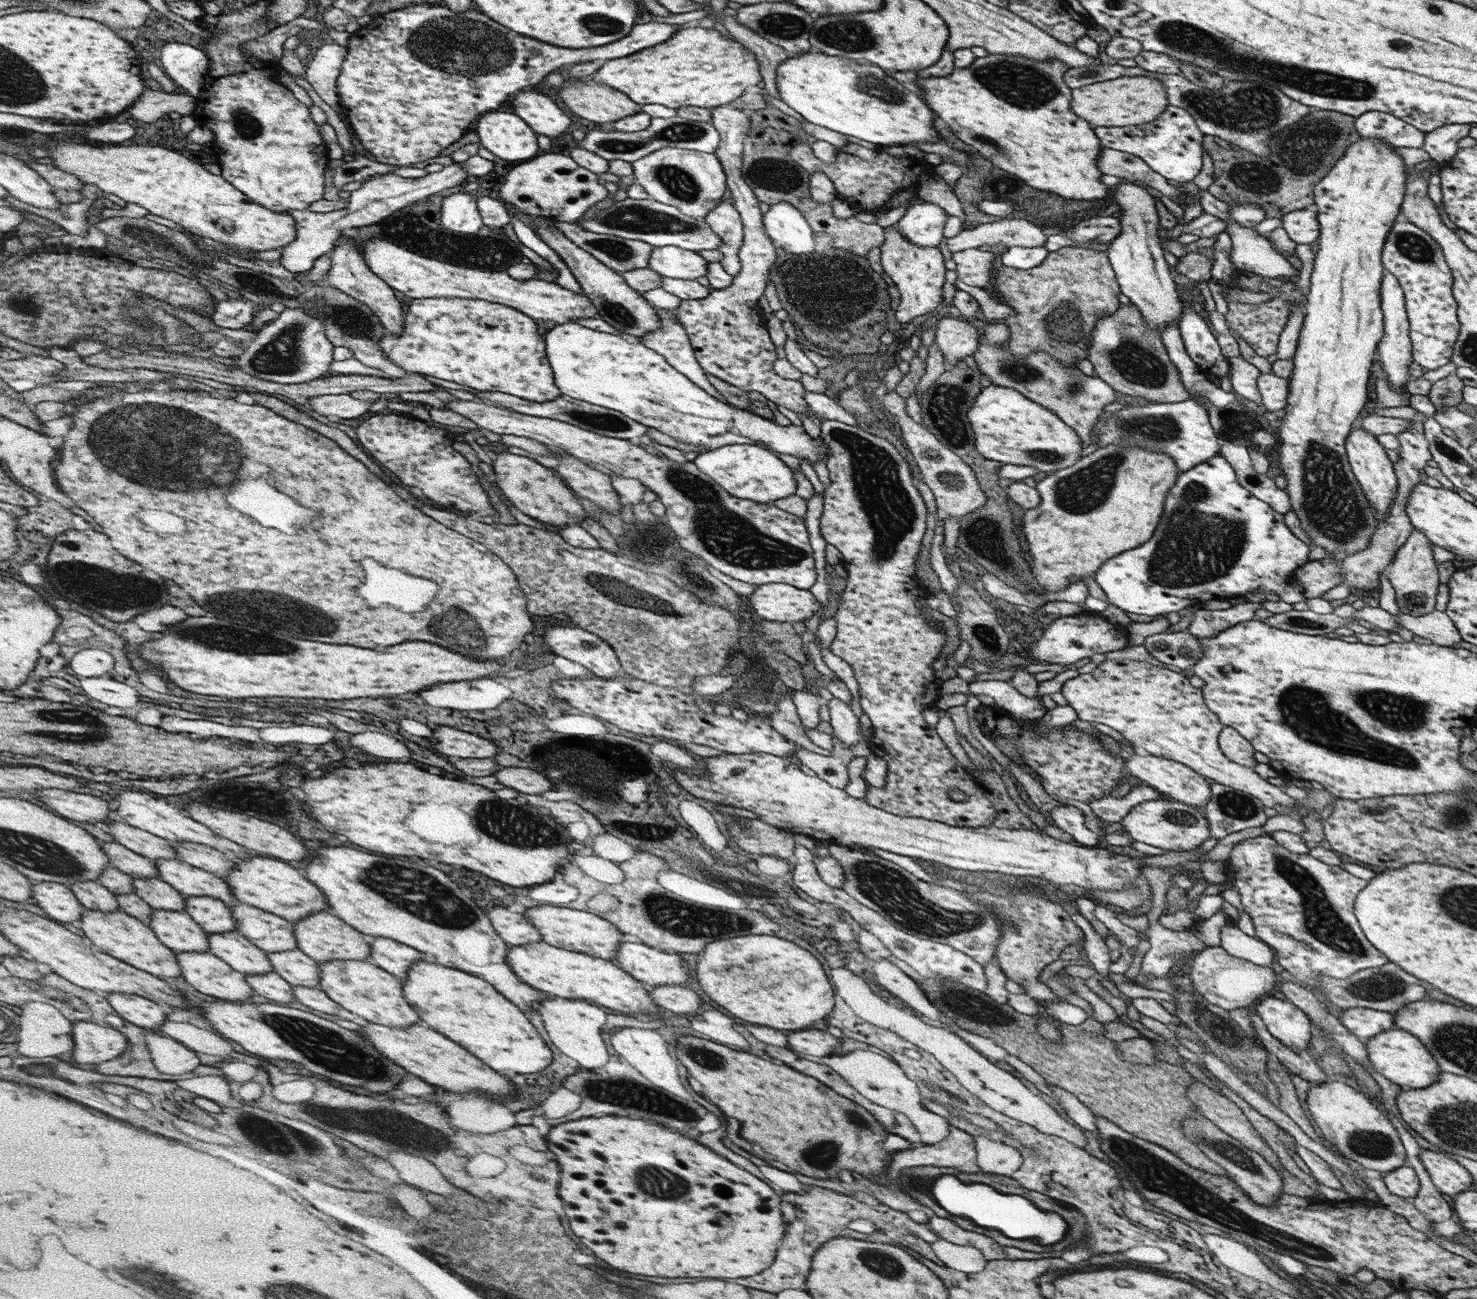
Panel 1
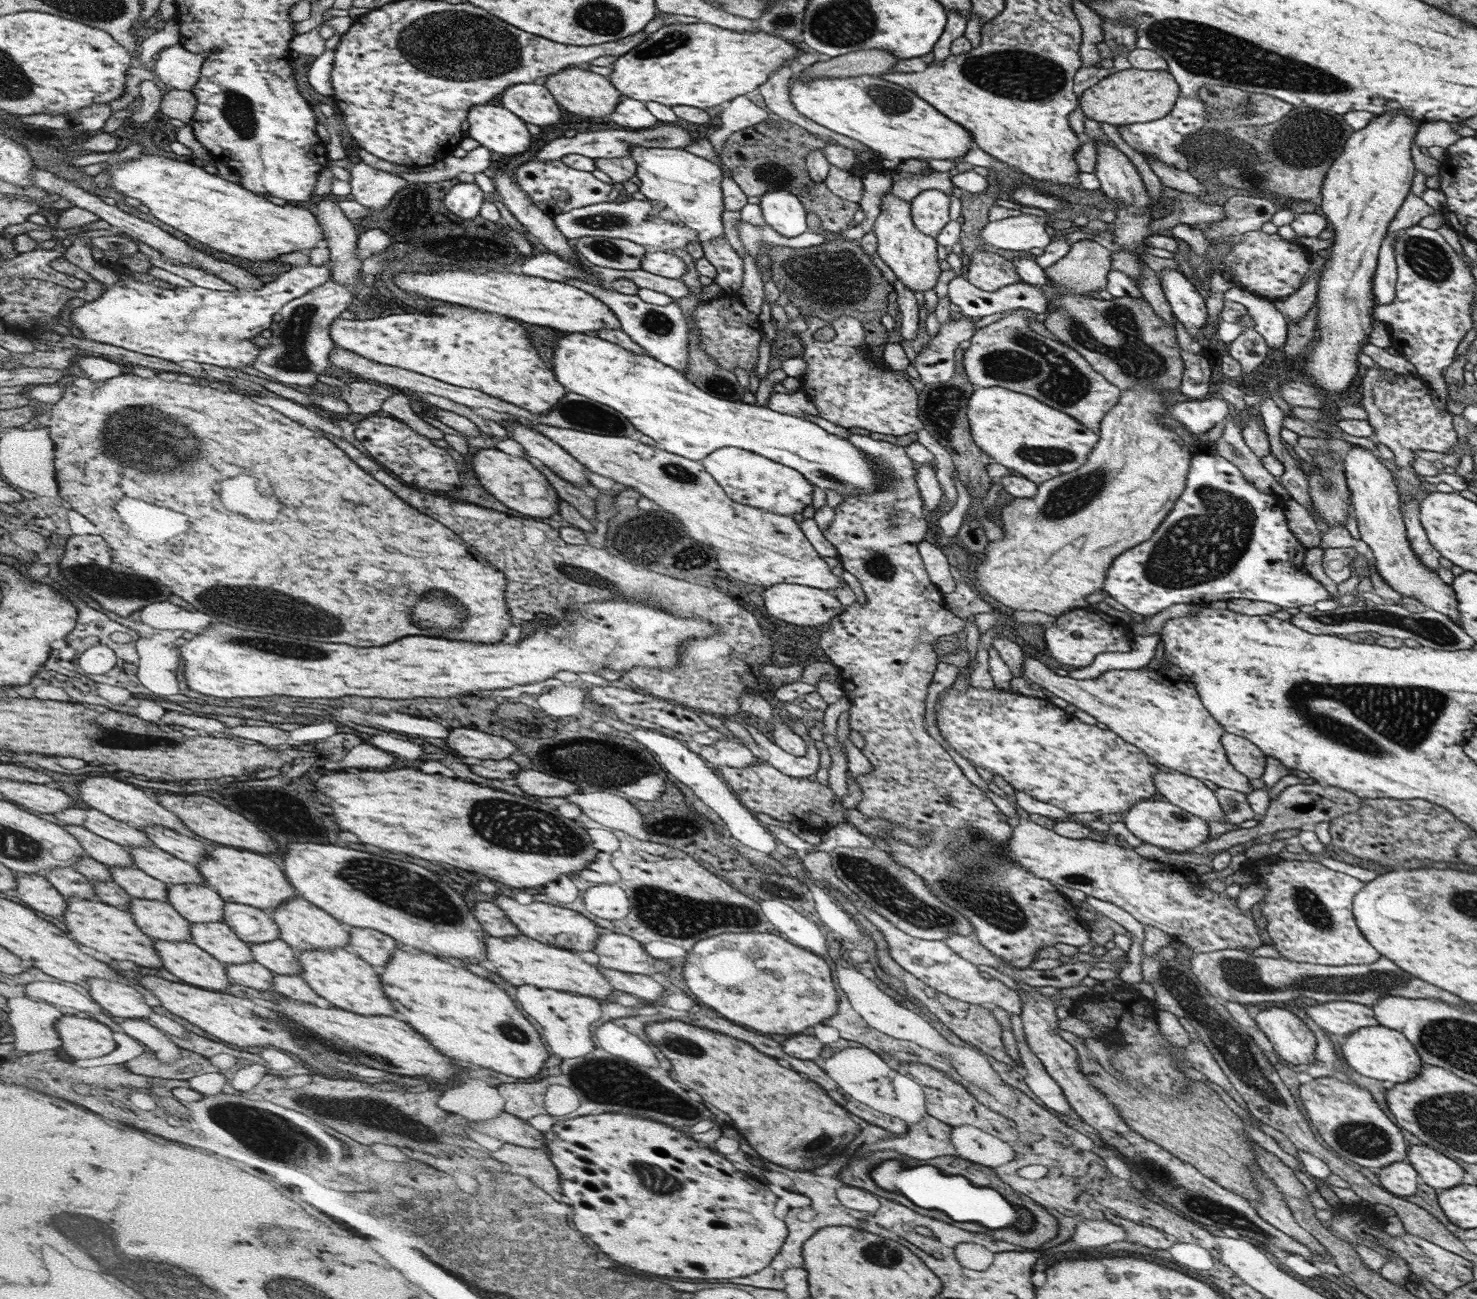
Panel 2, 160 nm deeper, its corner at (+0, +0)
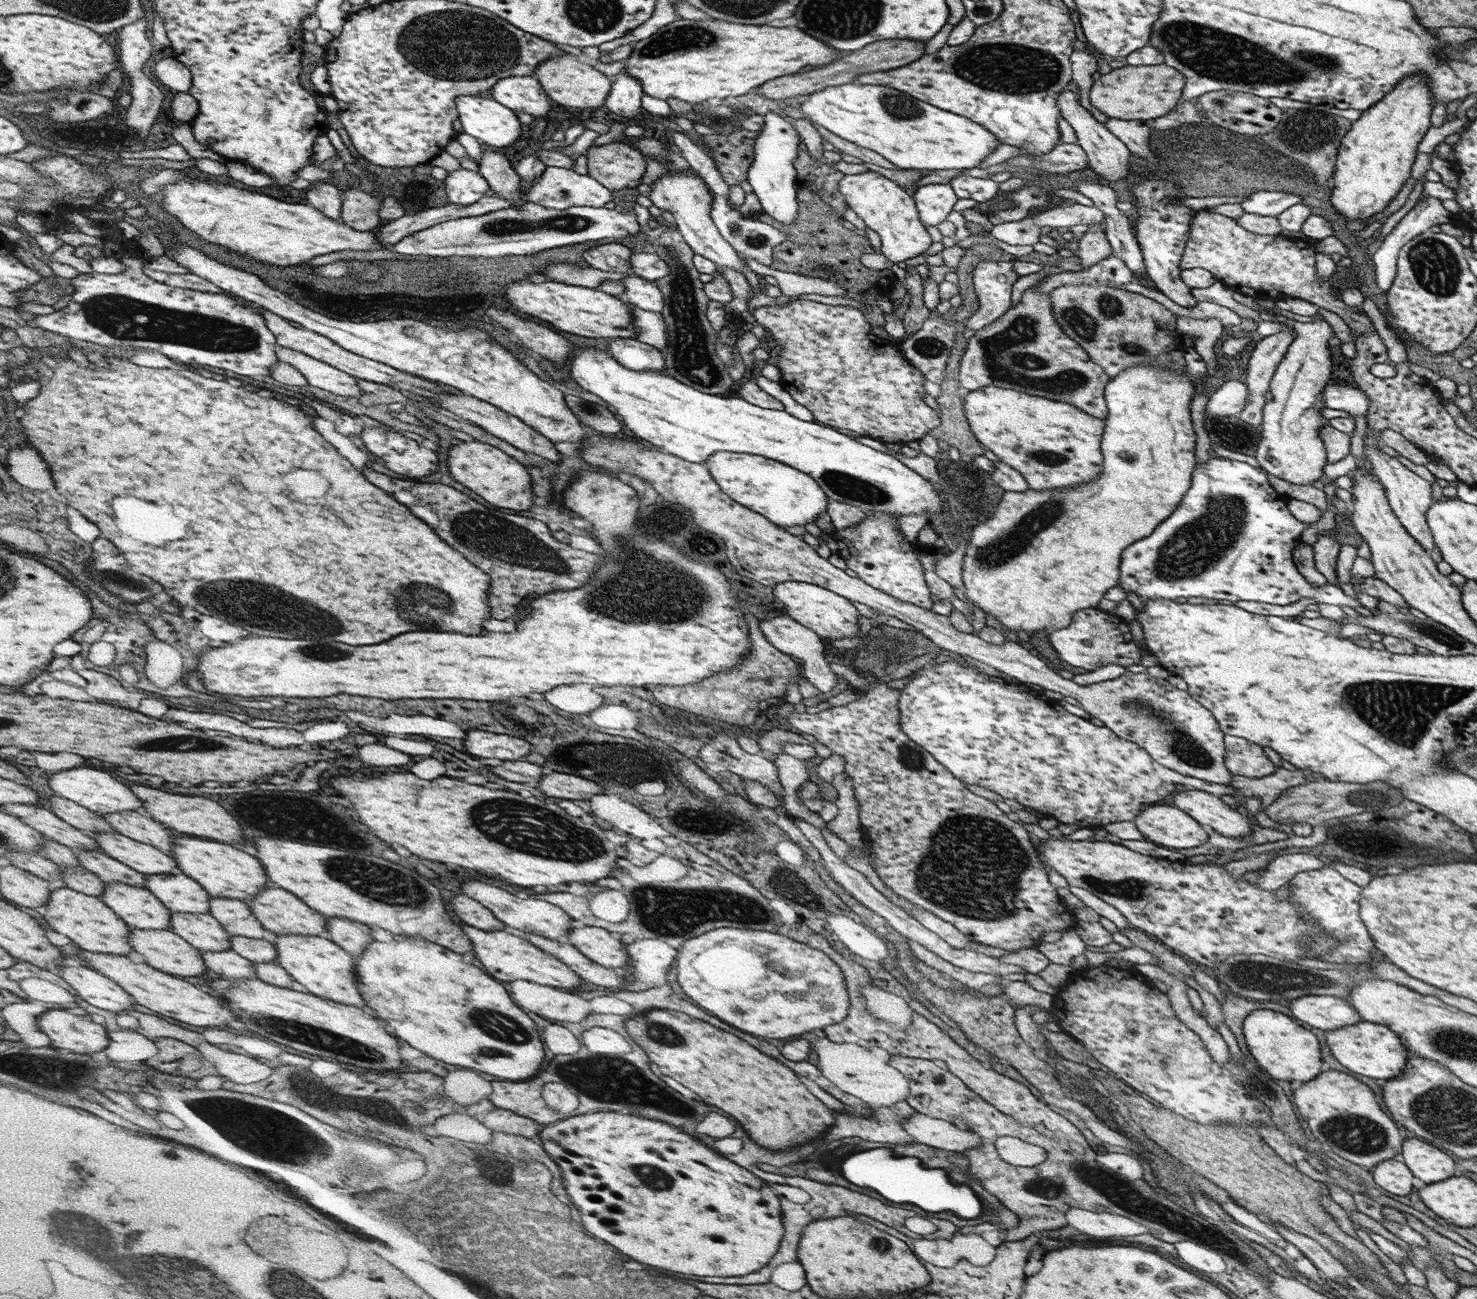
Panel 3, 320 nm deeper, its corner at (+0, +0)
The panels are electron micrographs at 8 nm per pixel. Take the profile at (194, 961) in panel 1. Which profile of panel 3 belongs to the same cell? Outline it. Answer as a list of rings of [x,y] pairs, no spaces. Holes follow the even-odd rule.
[[[133,928],[131,936],[134,951],[142,954],[146,958],[146,963],[155,970],[181,978],[202,976],[208,970],[199,948],[192,946],[172,930]]]

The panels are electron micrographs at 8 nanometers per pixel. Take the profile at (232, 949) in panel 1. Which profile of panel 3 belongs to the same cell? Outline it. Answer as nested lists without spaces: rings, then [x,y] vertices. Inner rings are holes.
[[[171,911],[171,930],[200,952],[232,950],[231,936],[218,919],[209,912],[204,914]]]

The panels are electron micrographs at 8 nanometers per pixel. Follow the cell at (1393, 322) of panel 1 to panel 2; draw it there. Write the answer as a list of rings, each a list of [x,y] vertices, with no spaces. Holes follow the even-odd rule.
[[[1399,231],[1389,232],[1382,241],[1378,254],[1378,266],[1373,274],[1373,294],[1378,305],[1391,303],[1395,299],[1397,265],[1394,262],[1394,245]]]

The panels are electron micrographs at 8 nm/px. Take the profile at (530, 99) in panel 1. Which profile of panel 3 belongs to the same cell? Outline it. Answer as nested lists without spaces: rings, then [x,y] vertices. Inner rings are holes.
[[[511,76],[496,81],[492,87],[492,99],[517,112],[532,117],[545,117],[550,112],[550,100],[544,94],[539,79],[528,76]]]

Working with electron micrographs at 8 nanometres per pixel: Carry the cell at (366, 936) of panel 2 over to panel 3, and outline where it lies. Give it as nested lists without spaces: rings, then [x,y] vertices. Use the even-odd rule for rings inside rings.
[[[327,917],[327,929],[321,934],[323,938],[339,944],[344,951],[359,955],[368,948],[367,944],[374,942],[368,925],[352,919]]]

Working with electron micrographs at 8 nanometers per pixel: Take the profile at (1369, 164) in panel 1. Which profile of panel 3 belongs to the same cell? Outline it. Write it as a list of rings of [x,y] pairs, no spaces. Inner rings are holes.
[[[1424,74],[1408,76],[1351,124],[1340,143],[1330,199],[1338,214],[1351,221],[1378,214],[1411,177],[1418,144],[1432,127],[1431,94]]]

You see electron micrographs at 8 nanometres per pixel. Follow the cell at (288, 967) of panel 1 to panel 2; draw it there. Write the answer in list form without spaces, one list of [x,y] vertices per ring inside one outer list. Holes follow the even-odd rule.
[[[278,939],[274,942],[260,944],[249,944],[252,950],[252,958],[259,962],[268,971],[281,975],[298,975],[301,977],[299,955],[284,940]]]

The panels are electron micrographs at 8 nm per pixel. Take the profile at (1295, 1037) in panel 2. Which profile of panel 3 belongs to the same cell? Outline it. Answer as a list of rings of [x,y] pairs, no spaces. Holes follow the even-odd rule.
[[[1254,1010],[1244,1019],[1243,1033],[1249,1053],[1272,1079],[1304,1083],[1321,1074],[1320,1043],[1293,1017],[1272,1010]]]

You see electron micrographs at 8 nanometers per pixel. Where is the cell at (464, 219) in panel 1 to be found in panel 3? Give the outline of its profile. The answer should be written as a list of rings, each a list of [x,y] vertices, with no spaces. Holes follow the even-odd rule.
[[[462,167],[449,171],[443,181],[446,183],[449,202],[464,206],[479,201],[490,187],[479,172]]]

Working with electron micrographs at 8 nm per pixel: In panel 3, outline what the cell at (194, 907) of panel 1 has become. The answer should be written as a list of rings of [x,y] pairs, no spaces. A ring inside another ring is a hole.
[[[180,873],[145,875],[146,886],[160,902],[177,913],[204,914],[209,912],[209,894],[188,875]]]

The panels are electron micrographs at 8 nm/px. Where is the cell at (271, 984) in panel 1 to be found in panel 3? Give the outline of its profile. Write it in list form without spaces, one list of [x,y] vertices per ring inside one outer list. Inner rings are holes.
[[[224,950],[224,952],[202,951],[201,955],[208,969],[222,977],[238,980],[241,978],[257,978],[254,971],[254,963],[246,958],[242,958],[242,956],[232,950]]]

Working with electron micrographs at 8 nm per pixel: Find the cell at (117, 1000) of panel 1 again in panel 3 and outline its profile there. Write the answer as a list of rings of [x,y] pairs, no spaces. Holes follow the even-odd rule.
[[[66,962],[61,968],[60,975],[78,992],[88,1003],[111,1010],[117,1014],[126,1013],[128,1008],[137,1003],[123,986],[115,980],[96,972],[86,966],[73,962]]]

